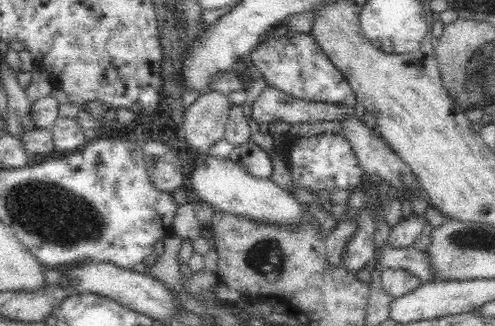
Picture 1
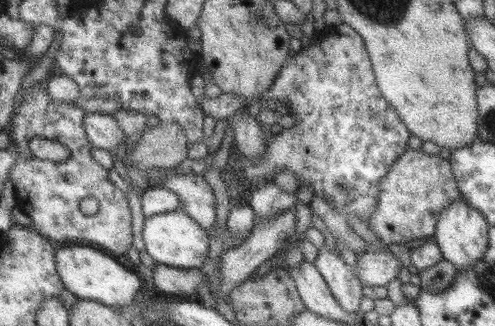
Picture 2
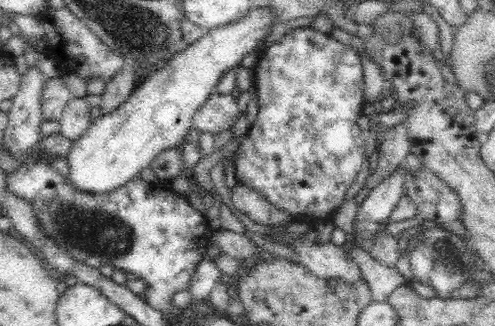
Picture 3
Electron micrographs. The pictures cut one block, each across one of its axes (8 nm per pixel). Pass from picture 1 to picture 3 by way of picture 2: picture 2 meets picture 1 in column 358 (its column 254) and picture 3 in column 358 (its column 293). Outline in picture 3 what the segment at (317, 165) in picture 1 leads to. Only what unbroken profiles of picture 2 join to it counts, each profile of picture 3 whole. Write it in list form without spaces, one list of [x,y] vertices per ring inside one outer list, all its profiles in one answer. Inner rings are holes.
[[[292,28],[278,42],[274,42],[274,44],[270,44],[266,48],[266,52],[254,62],[256,68],[252,68],[254,70],[254,84],[256,84],[254,88],[256,88],[256,100],[258,100],[258,116],[256,116],[254,124],[250,126],[248,134],[244,136],[244,140],[240,142],[240,146],[236,148],[236,152],[232,154],[232,160],[234,160],[234,166],[236,166],[236,182],[238,182],[238,186],[246,186],[246,188],[256,190],[276,210],[288,212],[294,222],[308,222],[314,228],[316,222],[328,224],[328,222],[334,220],[338,208],[346,200],[346,192],[350,190],[350,186],[354,184],[358,172],[362,170],[364,160],[368,160],[368,156],[366,156],[366,142],[364,142],[366,134],[358,126],[358,118],[364,112],[370,110],[366,100],[364,100],[364,94],[362,94],[362,90],[364,90],[364,70],[362,70],[362,62],[360,60],[362,58],[360,58],[360,54],[356,50],[352,50],[346,44],[340,44],[330,34],[318,32],[314,28]]]

